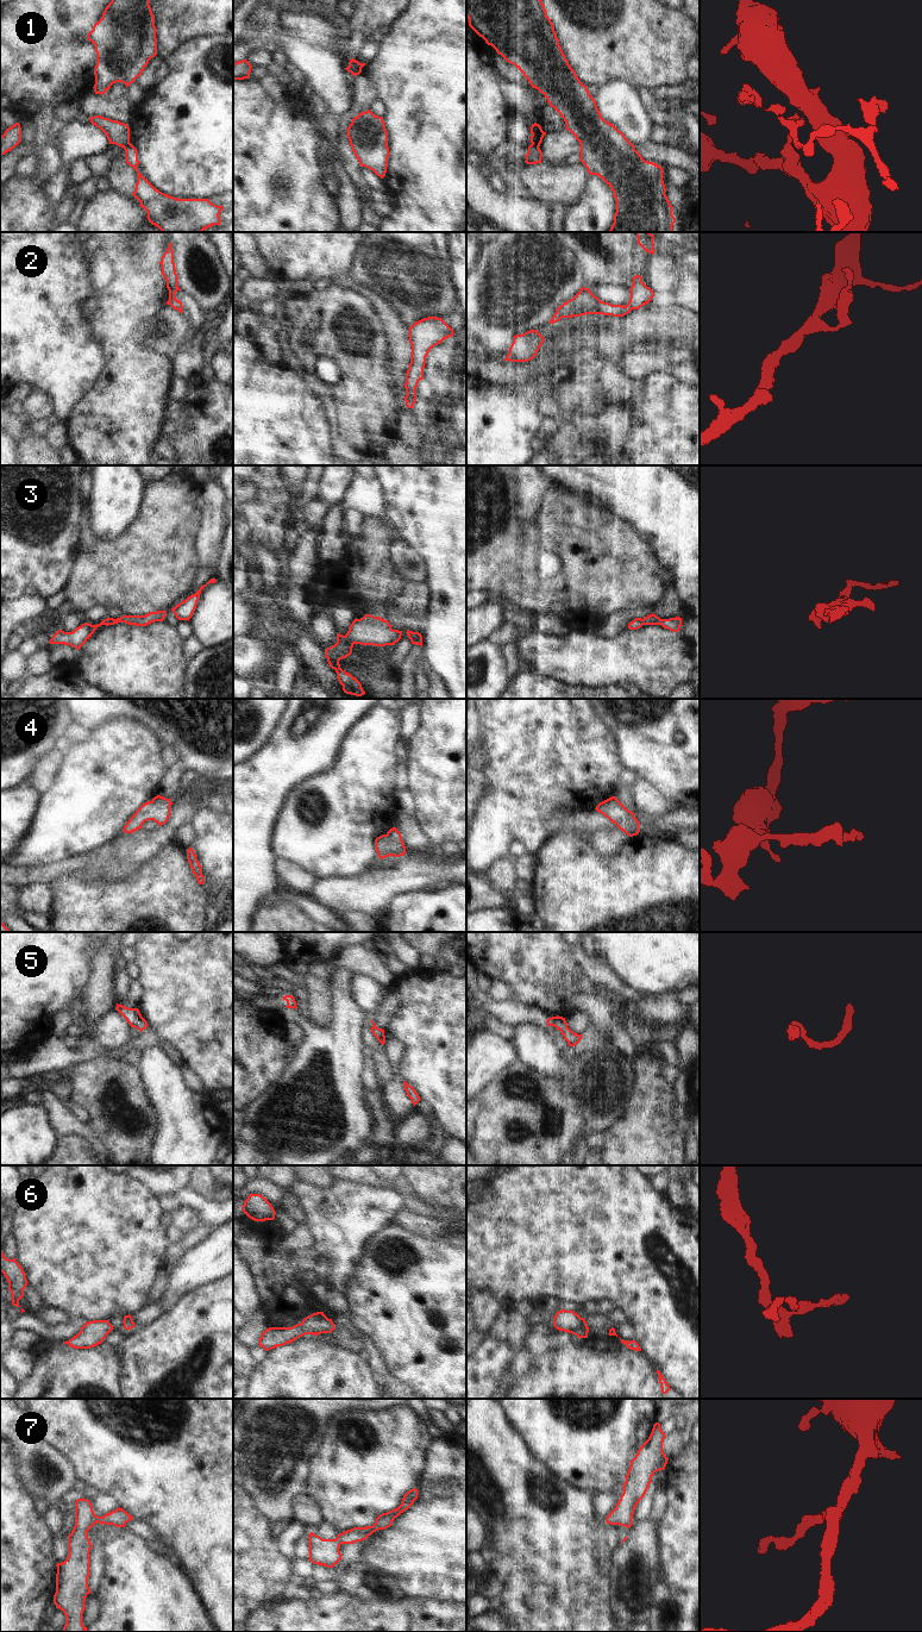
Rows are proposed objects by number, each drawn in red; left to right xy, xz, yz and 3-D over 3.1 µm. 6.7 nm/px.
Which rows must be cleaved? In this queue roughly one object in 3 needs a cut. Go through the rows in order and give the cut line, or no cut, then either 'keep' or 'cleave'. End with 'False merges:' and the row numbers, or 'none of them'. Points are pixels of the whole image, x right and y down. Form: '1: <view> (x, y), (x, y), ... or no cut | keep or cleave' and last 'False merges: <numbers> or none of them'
1: xy (130, 143), (123, 147) | cleave
2: no cut | keep
3: xz (337, 641), (352, 644) | cleave
4: no cut | keep
5: no cut | keep
6: no cut | keep
7: no cut | keep
False merges: 1, 3

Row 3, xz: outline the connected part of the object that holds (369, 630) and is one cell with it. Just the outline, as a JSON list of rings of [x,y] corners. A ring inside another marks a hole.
[[[371,614],[355,619],[345,636],[337,633],[337,642],[360,645],[394,645],[401,639],[402,631],[393,630],[388,620]]]

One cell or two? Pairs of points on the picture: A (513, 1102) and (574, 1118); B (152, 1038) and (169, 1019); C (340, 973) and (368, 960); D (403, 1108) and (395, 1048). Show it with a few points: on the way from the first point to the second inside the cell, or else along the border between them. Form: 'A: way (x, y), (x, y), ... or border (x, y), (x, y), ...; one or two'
A: way (505, 1130), (512, 1144), (551, 1138); one
B: border (149, 1025), (177, 1051); two
C: border (336, 967), (343, 967), (355, 973); two
D: way (395, 1093), (394, 1063); one

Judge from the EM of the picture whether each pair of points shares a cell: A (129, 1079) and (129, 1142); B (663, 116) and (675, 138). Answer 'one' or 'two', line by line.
A: one
B: two

